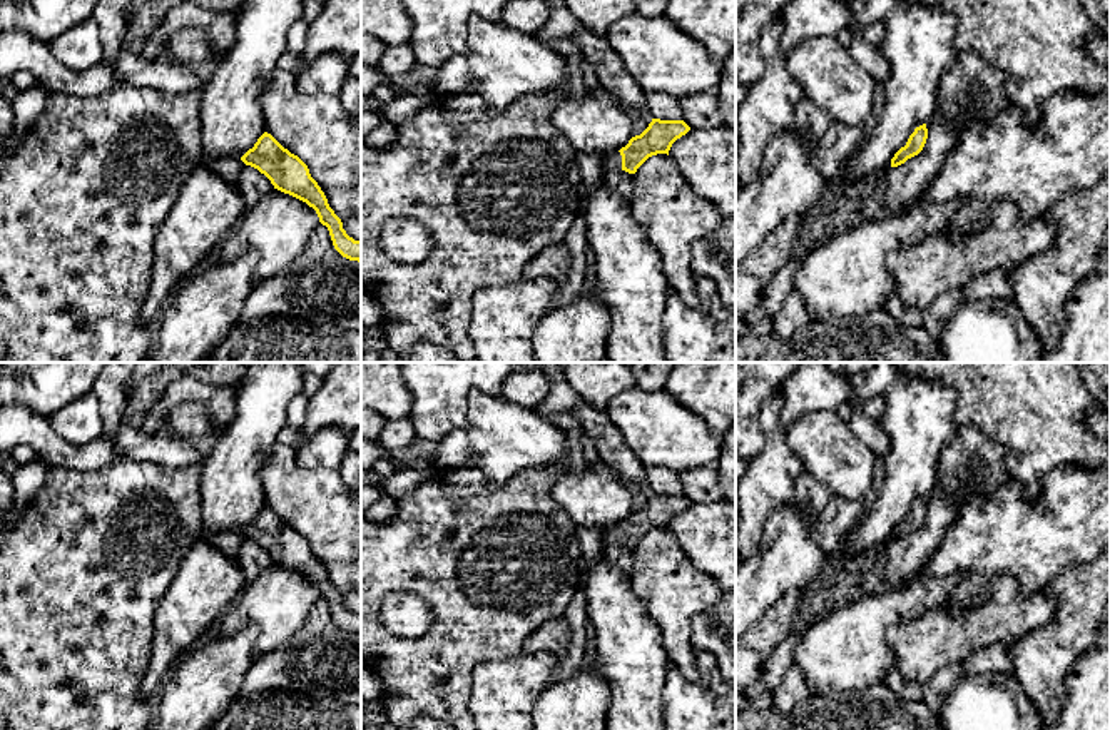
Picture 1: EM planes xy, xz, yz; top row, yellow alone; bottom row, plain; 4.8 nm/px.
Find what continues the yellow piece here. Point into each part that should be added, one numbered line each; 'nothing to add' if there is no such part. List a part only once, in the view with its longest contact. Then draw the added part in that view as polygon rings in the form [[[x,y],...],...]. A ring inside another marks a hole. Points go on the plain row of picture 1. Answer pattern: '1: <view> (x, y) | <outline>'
1: xz (612, 535) | [[[620,526],[605,530],[605,533],[603,533],[603,546],[605,545],[619,545],[619,543],[622,543],[622,530],[620,530]]]

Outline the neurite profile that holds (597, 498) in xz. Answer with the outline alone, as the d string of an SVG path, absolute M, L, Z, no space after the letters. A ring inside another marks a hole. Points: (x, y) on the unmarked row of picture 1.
M602 459L587 461L582 474L560 474L550 494L577 526L608 530L632 513L630 486Z

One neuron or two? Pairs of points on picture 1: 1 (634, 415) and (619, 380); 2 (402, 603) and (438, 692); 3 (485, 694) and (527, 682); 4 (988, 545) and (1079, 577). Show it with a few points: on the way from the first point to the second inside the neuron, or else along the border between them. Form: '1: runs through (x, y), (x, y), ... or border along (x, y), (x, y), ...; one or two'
1: border along (636, 385), (617, 393), (605, 411); two
2: border along (432, 612), (420, 635), (393, 635), (378, 620); two
3: runs through (495, 694), (502, 694), (517, 682); one
4: border along (1092, 558), (1082, 563), (1070, 563), (1043, 588); two

